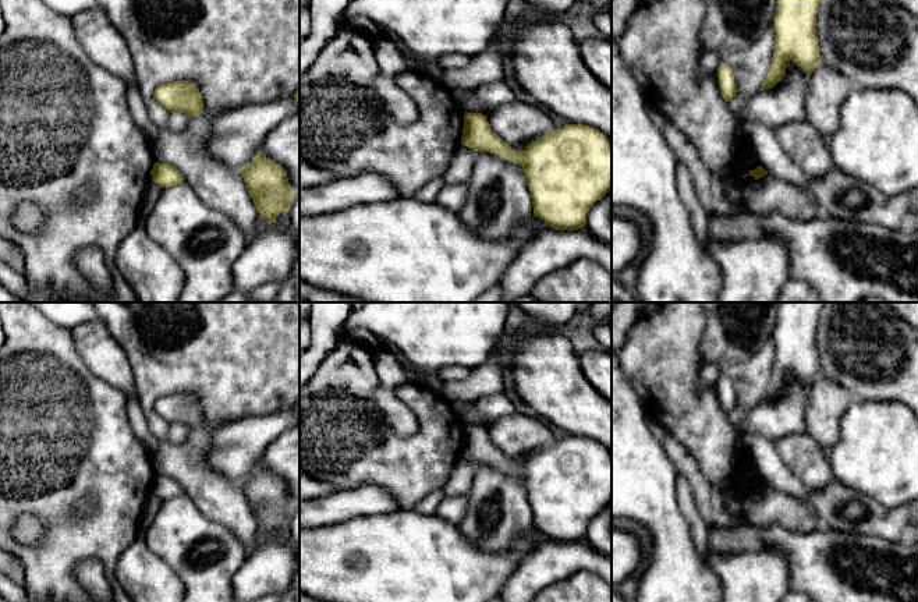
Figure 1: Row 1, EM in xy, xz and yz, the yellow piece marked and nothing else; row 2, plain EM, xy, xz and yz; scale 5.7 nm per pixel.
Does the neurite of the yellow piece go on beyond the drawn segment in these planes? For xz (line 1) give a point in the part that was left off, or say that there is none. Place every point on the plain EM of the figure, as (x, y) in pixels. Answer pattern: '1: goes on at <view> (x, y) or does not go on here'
1: does not go on here

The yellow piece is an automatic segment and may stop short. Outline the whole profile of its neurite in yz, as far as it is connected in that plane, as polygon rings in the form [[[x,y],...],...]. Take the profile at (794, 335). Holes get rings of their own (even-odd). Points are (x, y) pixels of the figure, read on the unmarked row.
[[[781,302],[773,330],[775,365],[765,394],[761,401],[772,401],[786,387],[786,373],[793,372],[808,389],[822,373],[816,348],[816,327],[825,302]]]

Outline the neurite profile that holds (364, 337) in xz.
[[[354,329],[344,333],[344,337],[355,341],[358,347],[366,347],[373,353],[382,350],[391,350],[391,347],[382,337],[368,329]]]

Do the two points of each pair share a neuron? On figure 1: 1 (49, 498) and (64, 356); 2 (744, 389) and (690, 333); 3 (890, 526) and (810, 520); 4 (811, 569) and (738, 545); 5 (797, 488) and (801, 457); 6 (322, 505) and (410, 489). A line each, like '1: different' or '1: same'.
1: same
2: different
3: different
4: same
5: different
6: different

